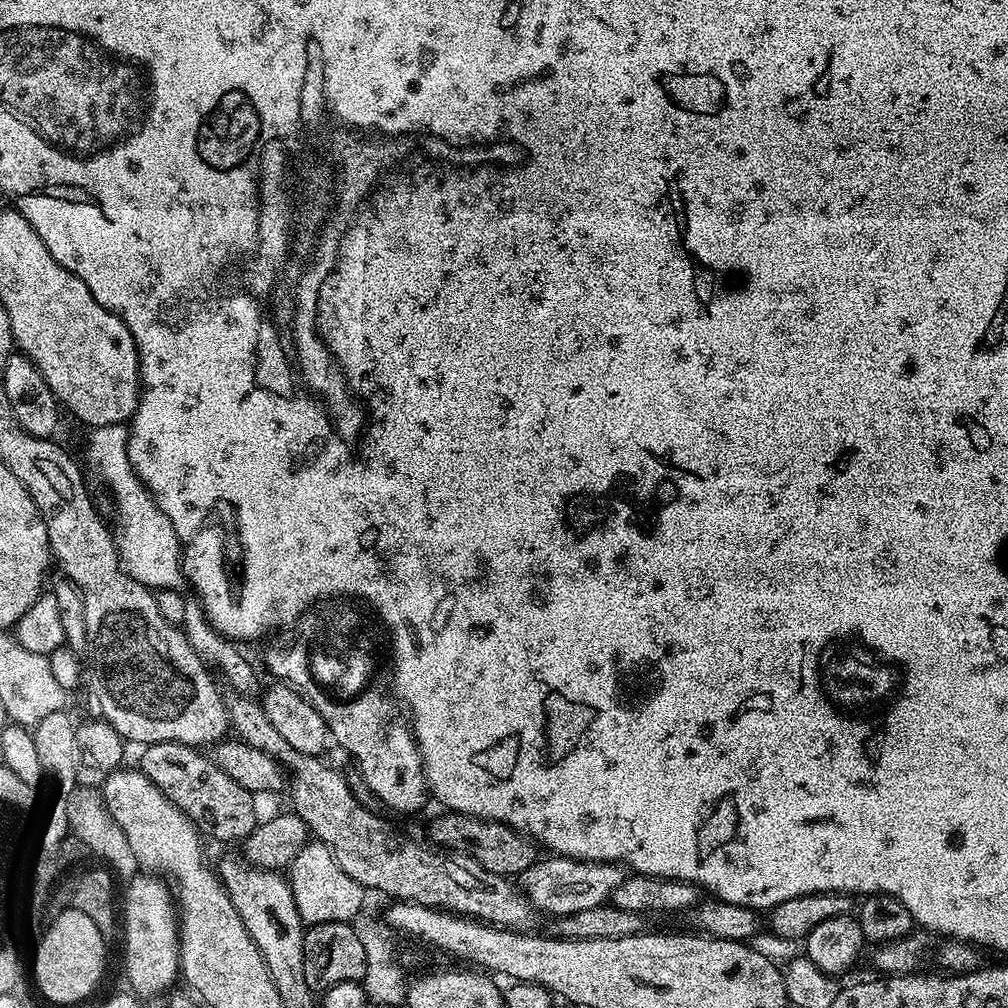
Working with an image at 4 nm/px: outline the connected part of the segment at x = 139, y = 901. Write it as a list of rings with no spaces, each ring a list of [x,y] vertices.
[[[140,880],[130,885],[124,906],[122,902],[124,968],[128,971],[128,984],[133,988],[129,989],[140,998],[166,991],[181,975],[178,908],[169,885],[160,880]]]

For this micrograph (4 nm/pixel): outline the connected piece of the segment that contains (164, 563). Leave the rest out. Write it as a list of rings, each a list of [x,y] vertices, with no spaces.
[[[121,425],[98,426],[87,433],[88,456],[96,460],[96,468],[108,483],[116,499],[116,524],[114,539],[120,552],[120,566],[142,586],[159,590],[162,588],[183,589],[186,584],[184,565],[178,534],[166,514],[156,505],[156,499],[148,493],[148,487],[138,478],[128,457],[128,437]]]

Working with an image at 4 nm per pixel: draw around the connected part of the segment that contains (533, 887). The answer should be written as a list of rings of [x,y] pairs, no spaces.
[[[555,854],[549,855],[547,857],[549,860],[544,860],[544,858],[536,859],[529,868],[522,870],[518,875],[518,888],[524,893],[524,897],[532,903],[533,908],[536,909],[537,913],[544,914],[544,912],[549,912],[552,918],[559,918],[565,916],[566,914],[578,914],[578,910],[594,910],[594,906],[602,906],[603,904],[609,903],[611,901],[614,890],[617,890],[619,884],[624,881],[626,877],[626,872],[623,867],[619,864],[614,864],[611,862],[605,862],[602,860],[572,860],[569,856],[557,856]]]

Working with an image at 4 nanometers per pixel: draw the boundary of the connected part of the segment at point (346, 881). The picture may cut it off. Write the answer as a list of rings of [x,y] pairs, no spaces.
[[[312,842],[305,846],[292,861],[291,872],[292,893],[300,915],[305,921],[315,921],[321,915],[320,908],[316,904],[324,904],[323,919],[345,922],[351,922],[365,907],[363,906],[364,896],[366,896],[365,888],[358,882],[354,882],[354,878],[350,878],[350,874],[346,874],[342,866],[338,866],[338,862],[332,857],[332,851],[325,844]]]

